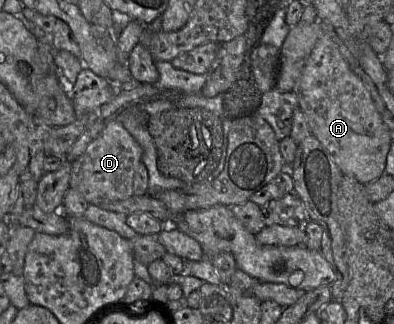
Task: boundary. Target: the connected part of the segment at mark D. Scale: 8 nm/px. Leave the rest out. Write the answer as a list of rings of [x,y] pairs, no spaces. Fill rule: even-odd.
[[[117,119],[109,121],[86,151],[71,163],[70,187],[78,190],[90,205],[124,200],[133,195],[134,174],[142,162],[143,148]]]

